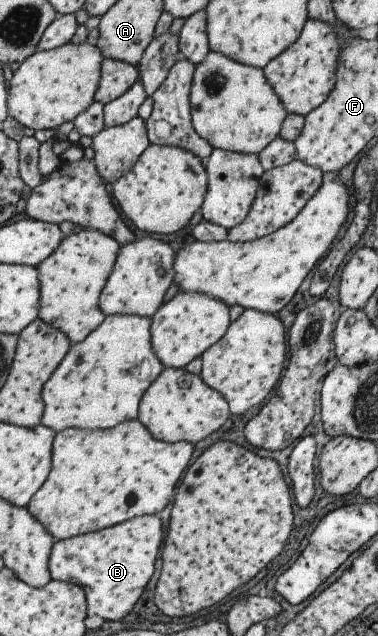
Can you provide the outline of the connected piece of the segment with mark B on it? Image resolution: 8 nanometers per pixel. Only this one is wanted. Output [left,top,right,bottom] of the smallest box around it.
[49,514,160,620]

